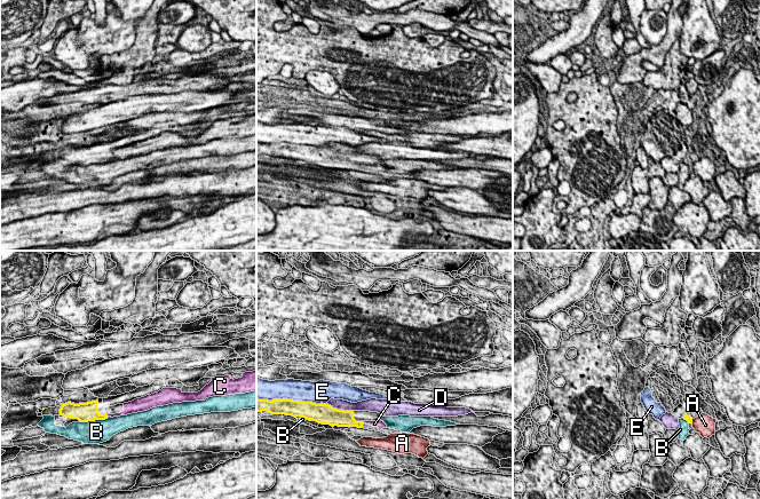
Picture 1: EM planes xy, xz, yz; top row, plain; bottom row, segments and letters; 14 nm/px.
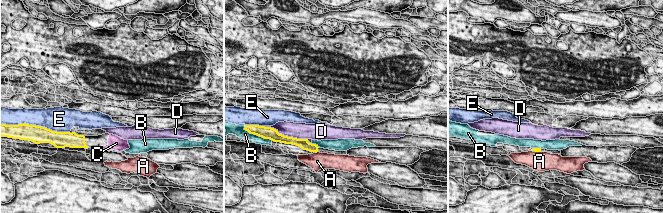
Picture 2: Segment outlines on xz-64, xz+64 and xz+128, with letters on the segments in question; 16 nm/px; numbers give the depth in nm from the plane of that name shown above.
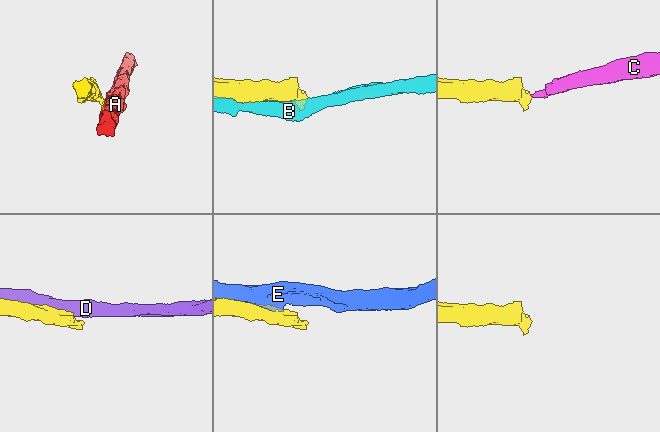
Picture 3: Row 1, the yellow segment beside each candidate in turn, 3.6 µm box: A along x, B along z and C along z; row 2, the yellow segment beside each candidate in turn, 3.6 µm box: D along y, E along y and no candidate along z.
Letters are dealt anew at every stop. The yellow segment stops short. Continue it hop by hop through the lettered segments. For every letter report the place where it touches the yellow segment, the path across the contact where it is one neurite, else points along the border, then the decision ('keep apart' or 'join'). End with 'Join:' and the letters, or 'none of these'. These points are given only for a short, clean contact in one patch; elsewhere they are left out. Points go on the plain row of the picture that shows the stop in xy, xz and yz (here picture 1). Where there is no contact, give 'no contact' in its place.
A: yz (691, 165) | keep apart
B: xy (94, 164) | keep apart
C: xy (107, 159) | across xy (89, 155), (95, 159), (107, 159), (124, 156) | join
D: xz (340, 153) | keep apart
E: xz (292, 143) | keep apart
Join: C

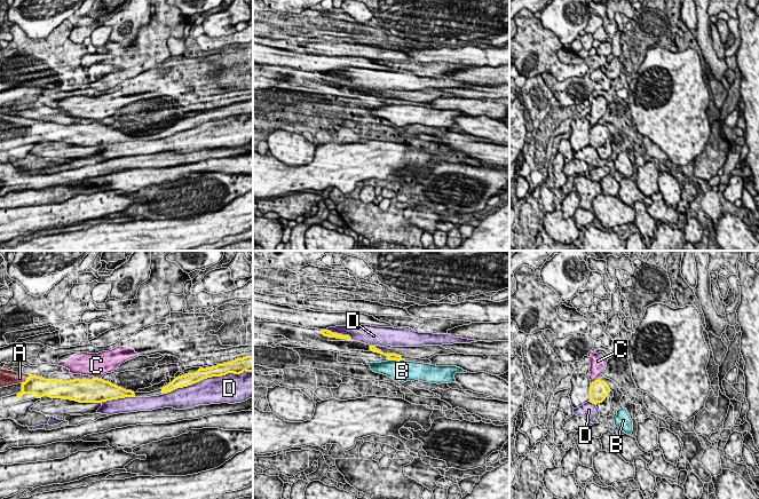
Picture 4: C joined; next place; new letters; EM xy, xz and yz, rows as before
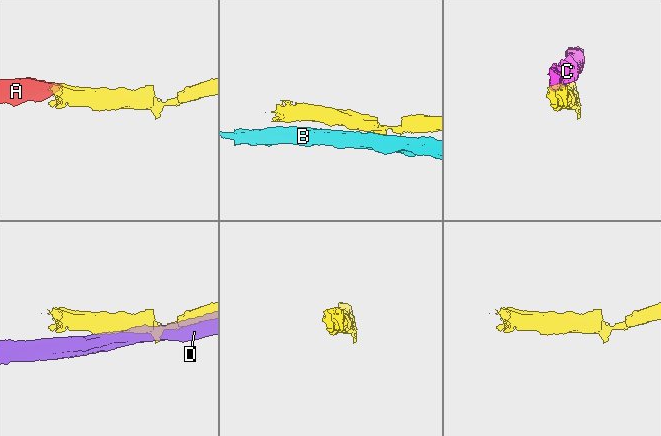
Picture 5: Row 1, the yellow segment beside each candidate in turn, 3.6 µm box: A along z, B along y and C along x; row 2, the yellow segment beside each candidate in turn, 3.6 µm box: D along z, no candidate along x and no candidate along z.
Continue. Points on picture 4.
A: xy (26, 124) | across xy (41, 131), (32, 128), (26, 124), (9, 121) | join
B: xz (395, 103) | keep apart
C: yz (595, 124) | keep apart
D: xy (207, 120) | keep apart
Join: A

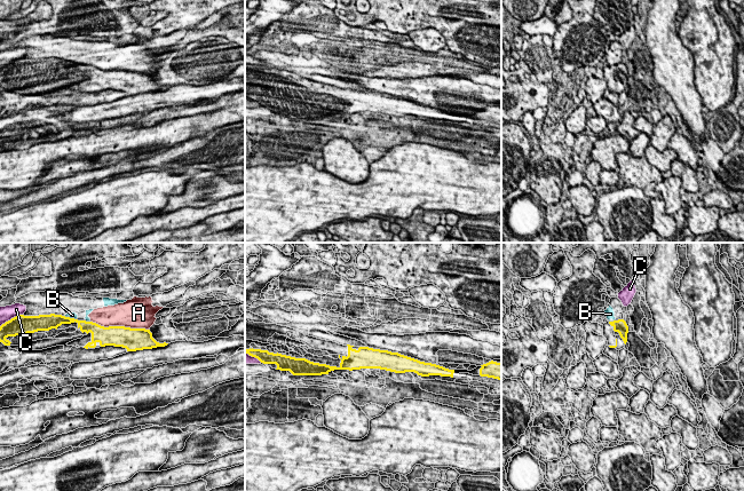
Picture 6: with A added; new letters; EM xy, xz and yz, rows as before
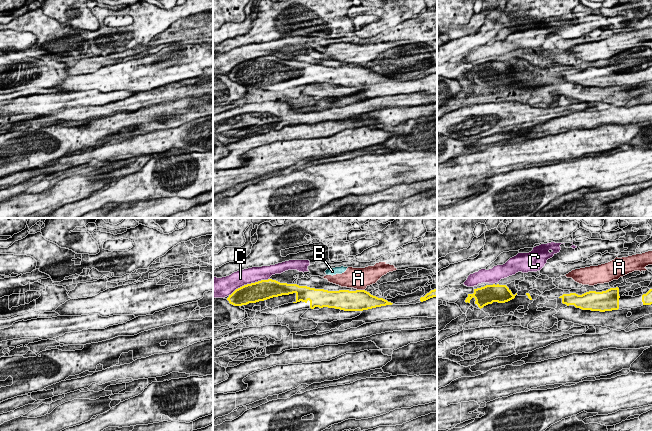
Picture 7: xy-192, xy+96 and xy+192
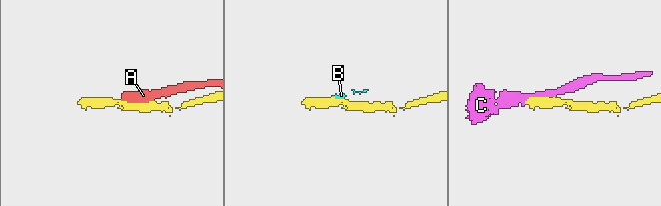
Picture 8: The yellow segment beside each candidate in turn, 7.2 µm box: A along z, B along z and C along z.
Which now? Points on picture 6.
A: xy (119, 70) | keep apart
B: xy (69, 61) | keep apart
C: xy (12, 62) | keep apart
Join: none of these

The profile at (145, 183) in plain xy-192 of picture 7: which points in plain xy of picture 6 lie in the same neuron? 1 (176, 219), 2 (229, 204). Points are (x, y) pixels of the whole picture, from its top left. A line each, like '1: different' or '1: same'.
1: different
2: different

